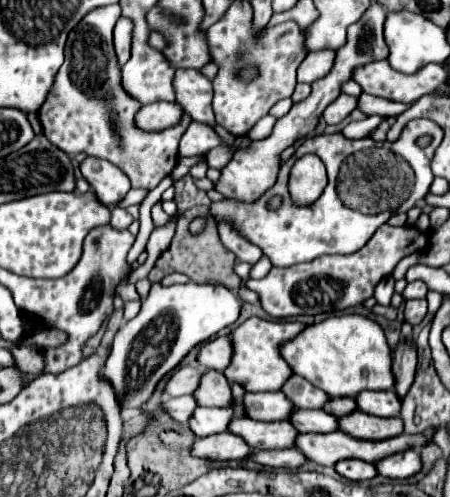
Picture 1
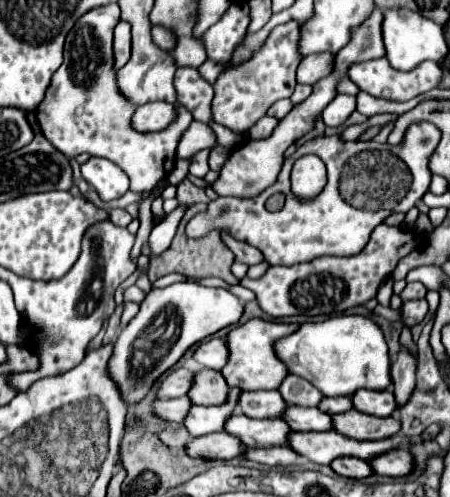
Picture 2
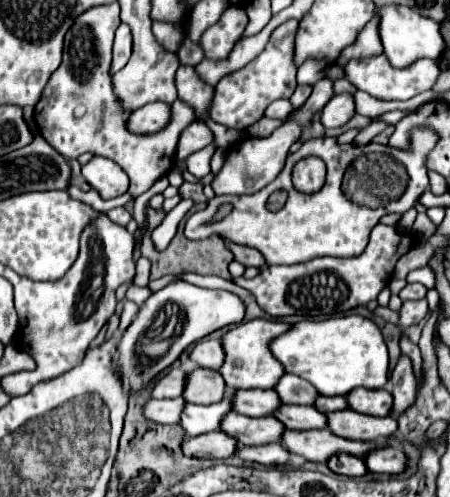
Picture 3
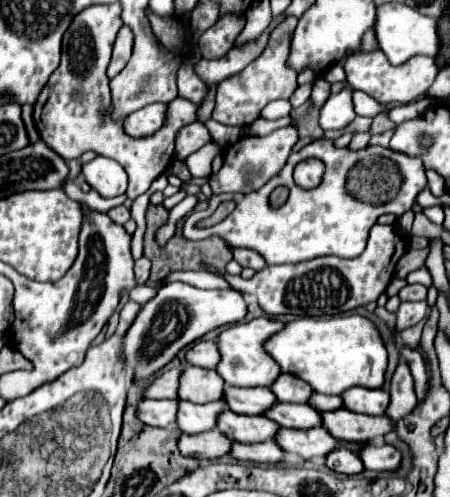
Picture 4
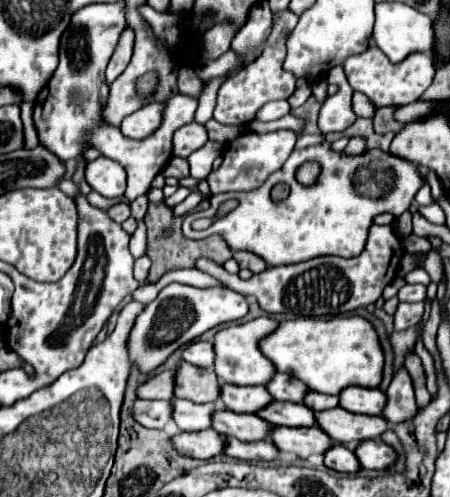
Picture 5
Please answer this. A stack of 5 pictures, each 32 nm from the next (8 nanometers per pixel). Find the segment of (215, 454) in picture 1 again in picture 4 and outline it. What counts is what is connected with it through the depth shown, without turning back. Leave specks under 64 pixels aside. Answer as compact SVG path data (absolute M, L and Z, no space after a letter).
M220 430L202 432L202 434L196 434L196 436L184 434L178 440L178 448L184 456L216 460L216 458L230 454L232 440L228 440L228 436L224 436Z

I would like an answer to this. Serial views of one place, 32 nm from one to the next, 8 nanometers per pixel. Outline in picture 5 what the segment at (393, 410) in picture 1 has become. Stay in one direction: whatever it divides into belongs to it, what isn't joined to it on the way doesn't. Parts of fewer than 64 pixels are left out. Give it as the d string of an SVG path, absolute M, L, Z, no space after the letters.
M344 388L340 392L340 408L356 414L382 414L386 392L378 388Z

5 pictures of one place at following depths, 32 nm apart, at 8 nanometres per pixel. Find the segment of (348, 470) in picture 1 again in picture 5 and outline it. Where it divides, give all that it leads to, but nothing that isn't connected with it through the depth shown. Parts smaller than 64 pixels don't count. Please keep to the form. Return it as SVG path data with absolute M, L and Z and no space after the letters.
M332 446L326 454L324 454L324 464L336 472L344 472L344 474L356 474L360 470L360 462L356 460L356 454L352 450L348 450L346 446Z

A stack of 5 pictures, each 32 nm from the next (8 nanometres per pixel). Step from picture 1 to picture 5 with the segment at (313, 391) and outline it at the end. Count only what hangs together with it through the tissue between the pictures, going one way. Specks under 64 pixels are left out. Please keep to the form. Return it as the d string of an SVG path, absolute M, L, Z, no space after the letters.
M276 374L266 388L272 392L274 400L280 402L304 402L304 396L310 392L302 380L296 380L288 374Z

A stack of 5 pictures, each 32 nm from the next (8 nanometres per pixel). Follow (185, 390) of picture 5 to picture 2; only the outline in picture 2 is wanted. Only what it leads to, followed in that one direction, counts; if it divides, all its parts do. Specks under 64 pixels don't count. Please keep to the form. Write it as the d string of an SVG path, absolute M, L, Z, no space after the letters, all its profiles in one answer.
M202 370L196 374L194 386L188 392L190 400L200 406L220 406L228 400L228 384L216 370Z

